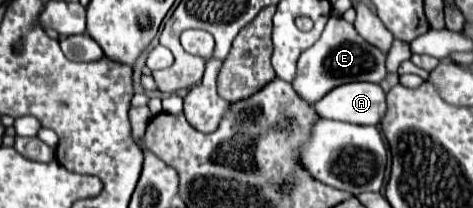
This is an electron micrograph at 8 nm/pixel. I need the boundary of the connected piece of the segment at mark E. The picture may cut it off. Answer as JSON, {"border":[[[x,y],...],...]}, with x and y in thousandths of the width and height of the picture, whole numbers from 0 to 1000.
{"border":[[[698,77],[677,192],[634,269],[626,385],[617,385],[617,423],[643,490],[668,500],[689,442],[698,442],[702,423],[710,423],[719,404],[757,394],[757,385],[803,394],[816,365],[812,308],[816,308],[812,250],[770,212],[770,192],[753,154],[753,135],[744,115],[736,115],[727,87]]]}

